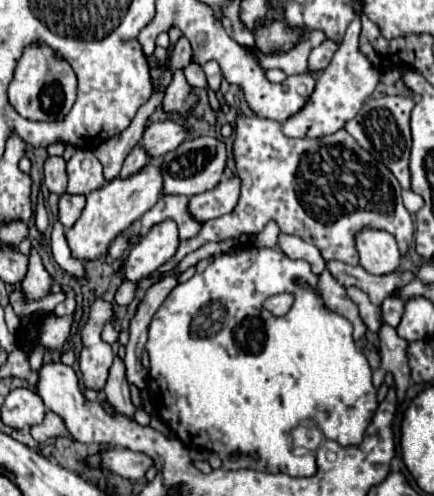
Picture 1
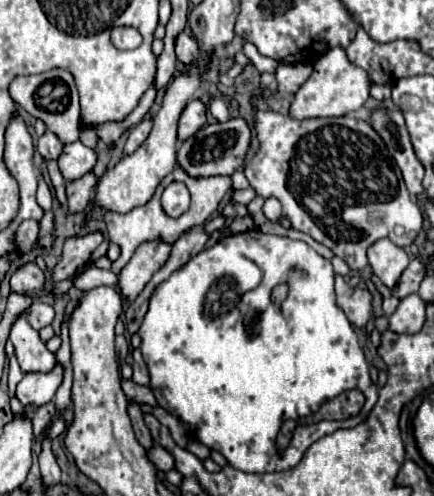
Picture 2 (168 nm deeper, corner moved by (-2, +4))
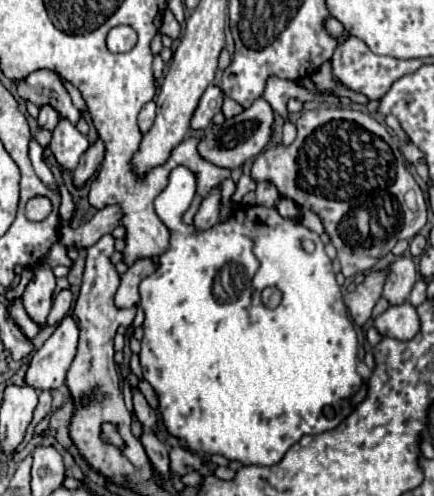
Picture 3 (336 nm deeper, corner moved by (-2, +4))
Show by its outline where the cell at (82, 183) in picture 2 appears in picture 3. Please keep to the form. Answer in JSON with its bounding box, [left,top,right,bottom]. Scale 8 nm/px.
[72,139,104,189]

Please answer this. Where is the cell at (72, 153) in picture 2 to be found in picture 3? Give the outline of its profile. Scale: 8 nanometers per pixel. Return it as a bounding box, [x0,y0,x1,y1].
[50,119,88,171]

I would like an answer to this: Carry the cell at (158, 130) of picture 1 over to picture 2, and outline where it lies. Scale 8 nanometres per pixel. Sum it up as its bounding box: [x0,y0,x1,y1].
[178,99,206,141]

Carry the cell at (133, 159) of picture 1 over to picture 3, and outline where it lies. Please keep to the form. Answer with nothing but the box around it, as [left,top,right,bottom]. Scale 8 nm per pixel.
[138,101,156,133]

